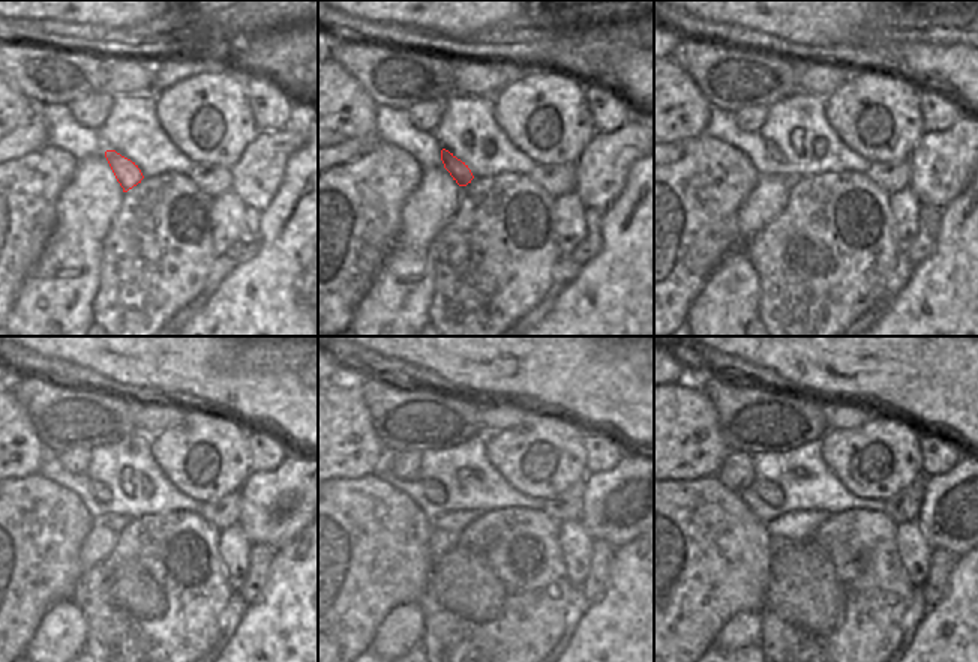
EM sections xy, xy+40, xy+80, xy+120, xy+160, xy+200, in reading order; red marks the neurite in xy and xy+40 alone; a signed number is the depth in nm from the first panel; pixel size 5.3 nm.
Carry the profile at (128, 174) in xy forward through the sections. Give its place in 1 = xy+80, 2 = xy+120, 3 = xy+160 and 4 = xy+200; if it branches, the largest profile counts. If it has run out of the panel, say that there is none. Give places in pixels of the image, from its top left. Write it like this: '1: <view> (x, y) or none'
1: xy+80 (773, 152)
2: xy+120 (101, 493)
3: xy+160 (432, 490)
4: xy+200 (770, 493)

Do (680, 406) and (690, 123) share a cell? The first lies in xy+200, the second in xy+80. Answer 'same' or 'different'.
same

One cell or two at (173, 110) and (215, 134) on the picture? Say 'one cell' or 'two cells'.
one cell

